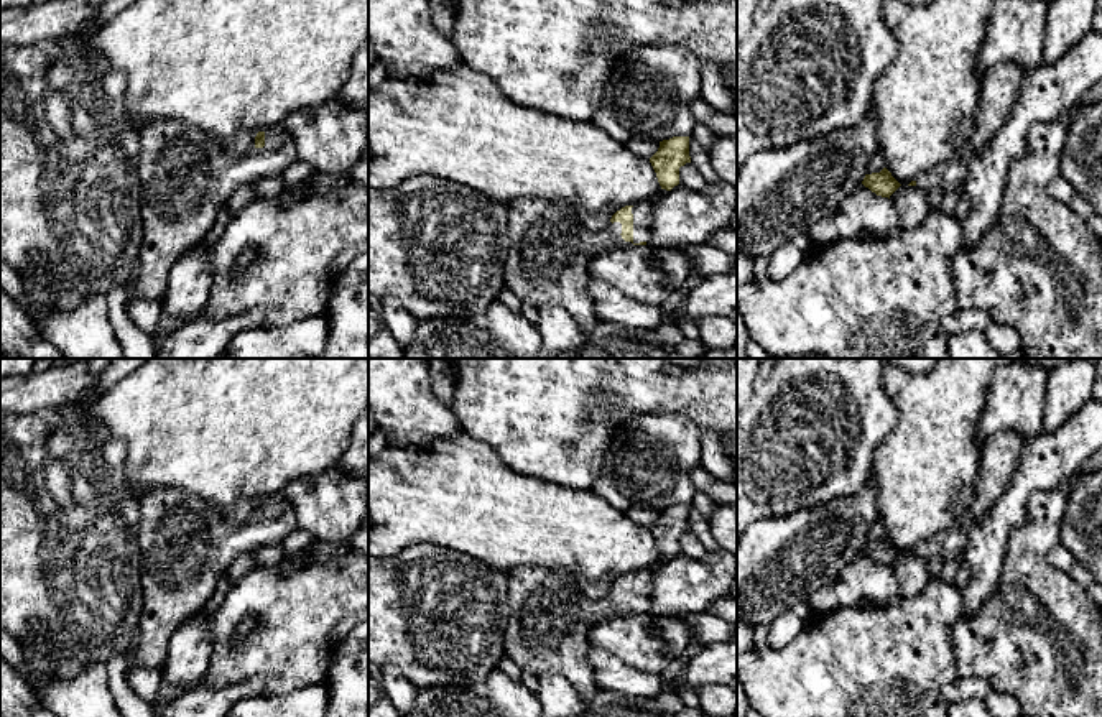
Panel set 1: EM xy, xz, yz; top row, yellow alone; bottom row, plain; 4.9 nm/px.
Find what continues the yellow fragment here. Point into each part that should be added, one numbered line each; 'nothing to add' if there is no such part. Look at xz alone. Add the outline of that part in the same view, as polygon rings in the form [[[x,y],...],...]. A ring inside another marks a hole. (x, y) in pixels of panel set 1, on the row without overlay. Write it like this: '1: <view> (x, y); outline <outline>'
1: xz (550, 622); outline [[[523,566],[508,574],[510,620],[503,655],[539,678],[546,671],[564,676],[589,701],[599,691],[586,658],[590,630],[609,618],[650,610],[651,569],[632,576],[633,608],[622,607],[622,592],[599,600],[586,597],[569,571]]]

